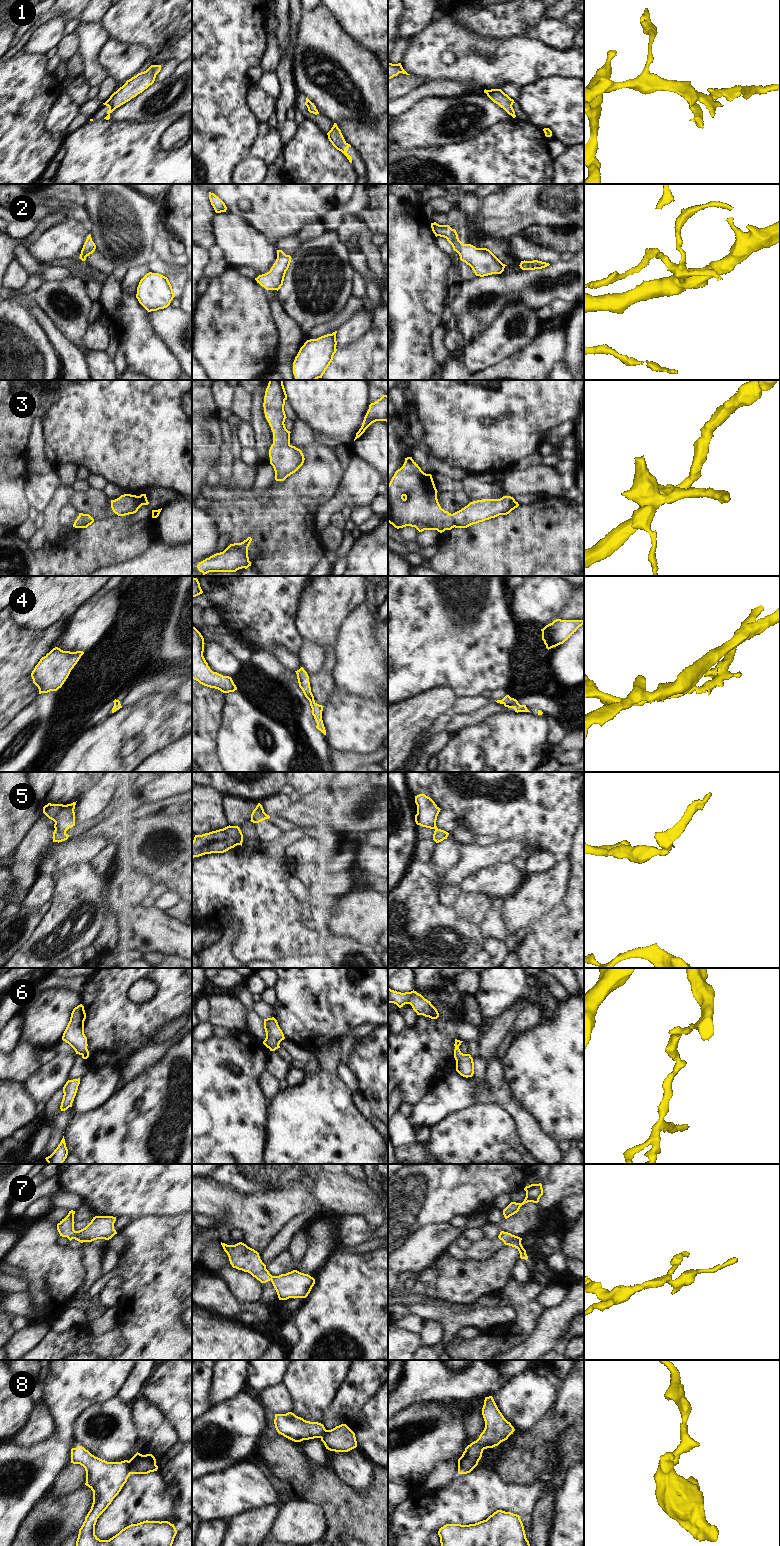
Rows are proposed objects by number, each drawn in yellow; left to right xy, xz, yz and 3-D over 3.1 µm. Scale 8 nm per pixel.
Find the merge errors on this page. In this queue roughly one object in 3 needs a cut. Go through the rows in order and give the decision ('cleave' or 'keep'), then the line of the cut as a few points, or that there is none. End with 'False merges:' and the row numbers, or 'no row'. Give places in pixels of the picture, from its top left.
1: keep | no cut
2: keep | no cut
3: keep | no cut
4: cleave | yz (517, 702), (512, 707)
5: cleave | xy (55, 828), (65, 833)
6: keep | no cut
7: keep | no cut
8: cleave | xy (128, 1461), (131, 1473)
False merges: 4, 5, 8

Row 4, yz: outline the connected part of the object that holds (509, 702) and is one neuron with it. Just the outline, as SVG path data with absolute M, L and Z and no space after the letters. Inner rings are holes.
M506 695L502 700L497 700L496 702L503 704L505 707L508 707L508 708L513 708L514 705L518 703L516 699L511 698L509 695Z

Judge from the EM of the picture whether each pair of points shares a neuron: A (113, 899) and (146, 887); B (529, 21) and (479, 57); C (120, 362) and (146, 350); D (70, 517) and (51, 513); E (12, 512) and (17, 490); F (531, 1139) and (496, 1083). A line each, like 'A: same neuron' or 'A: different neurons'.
A: same neuron
B: different neurons
C: different neurons
D: different neurons
E: same neuron
F: same neuron

